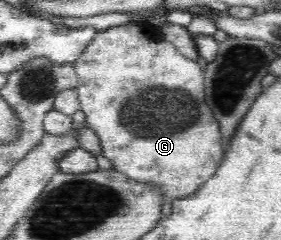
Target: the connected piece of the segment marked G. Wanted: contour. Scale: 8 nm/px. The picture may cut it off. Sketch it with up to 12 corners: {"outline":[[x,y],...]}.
{"outline":[[148,21],[77,92],[113,170],[192,196],[225,155],[204,70]]}

